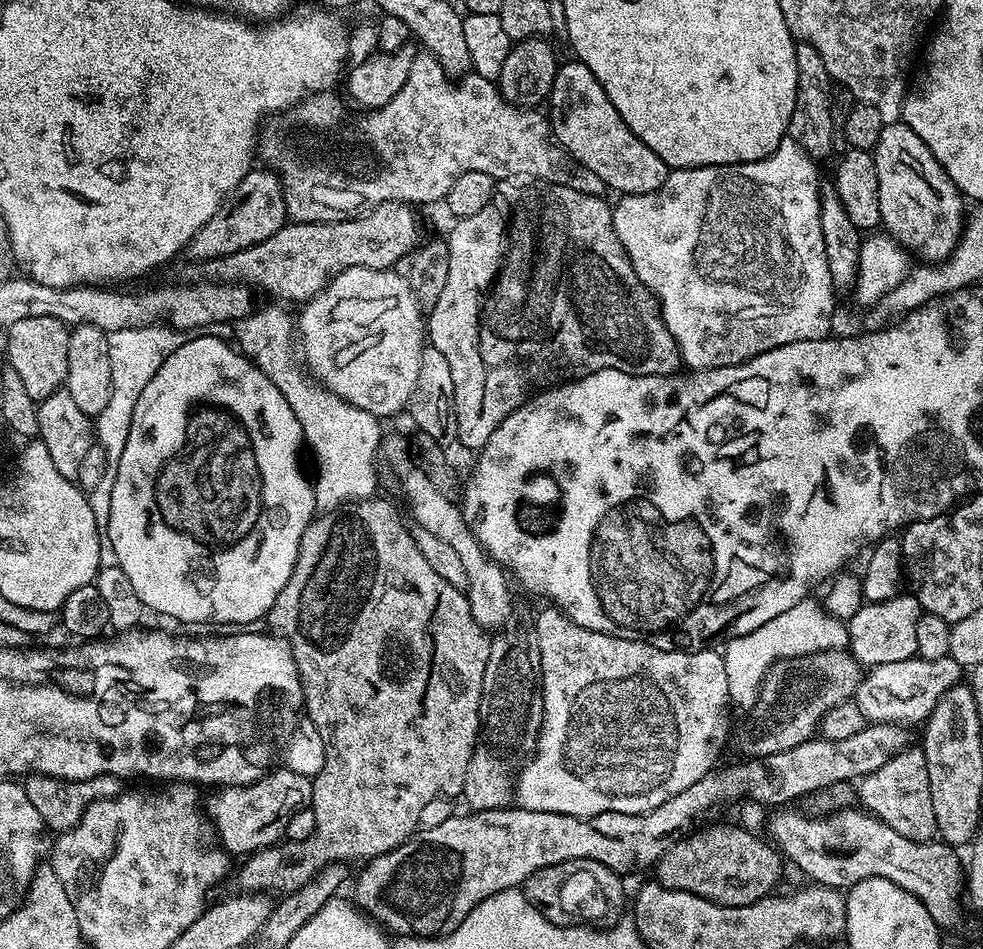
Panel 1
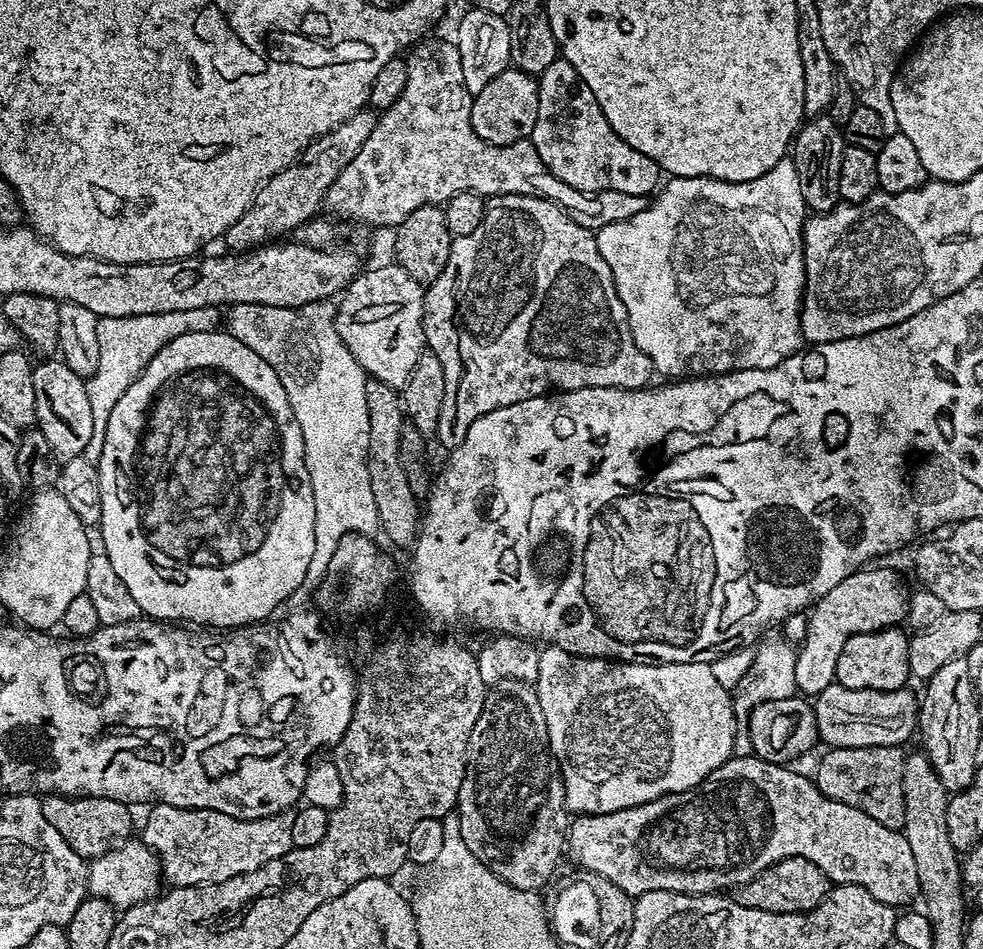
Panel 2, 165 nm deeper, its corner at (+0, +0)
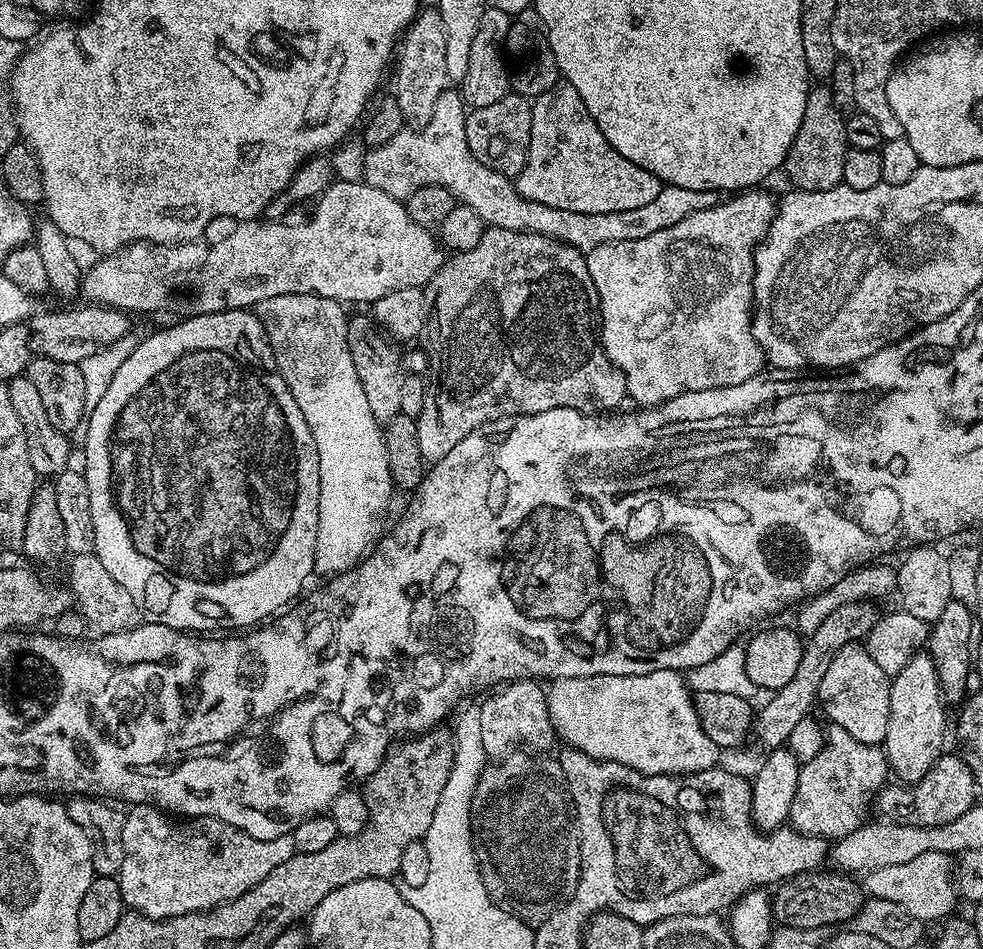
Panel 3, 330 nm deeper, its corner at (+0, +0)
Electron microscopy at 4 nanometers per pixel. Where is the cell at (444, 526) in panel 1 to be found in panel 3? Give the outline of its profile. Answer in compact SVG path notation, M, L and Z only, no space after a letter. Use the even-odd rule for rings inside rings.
M532 678L513 680L485 695L488 697L484 704L479 705L479 710L482 718L482 746L489 758L503 758L517 746L544 754L552 743L557 743L556 729L548 717L548 693L539 686Z

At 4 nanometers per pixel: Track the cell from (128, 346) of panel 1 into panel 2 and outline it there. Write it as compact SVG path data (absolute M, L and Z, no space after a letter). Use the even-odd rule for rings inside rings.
M202 306L198 310L174 310L170 314L138 314L130 318L101 316L98 322L98 366L94 370L94 374L87 377L86 380L90 411L94 417L94 434L90 434L90 446L86 446L83 456L90 462L99 465L102 458L102 442L106 440L106 422L110 422L110 410L114 410L118 398L122 398L122 394L126 394L126 390L130 390L130 386L134 386L134 382L140 377L142 370L146 370L150 358L154 358L154 354L158 354L158 350L162 350L162 346L166 346L166 342L174 342L174 338L191 332L214 332L221 327L221 324L221 309L210 306Z

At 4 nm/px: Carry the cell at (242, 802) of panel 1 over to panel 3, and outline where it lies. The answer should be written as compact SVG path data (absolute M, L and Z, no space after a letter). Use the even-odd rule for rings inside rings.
M133 804L124 812L122 866L118 879L124 903L131 911L152 920L169 920L191 912L207 912L209 908L217 908L246 894L246 890L258 886L274 866L282 866L286 858L296 853L292 835L263 840L213 816L173 818L155 804Z

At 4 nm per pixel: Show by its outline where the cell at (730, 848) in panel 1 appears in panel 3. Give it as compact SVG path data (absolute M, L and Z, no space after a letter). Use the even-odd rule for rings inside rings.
M825 870L801 872L783 881L771 893L772 918L777 925L785 928L819 928L831 929L833 926L844 926L847 922L855 921L862 910L866 893L859 883L856 884L851 875L835 874L831 876ZM777 891L777 892L776 892ZM831 924L836 924L832 925ZM829 927L829 928L828 928Z

